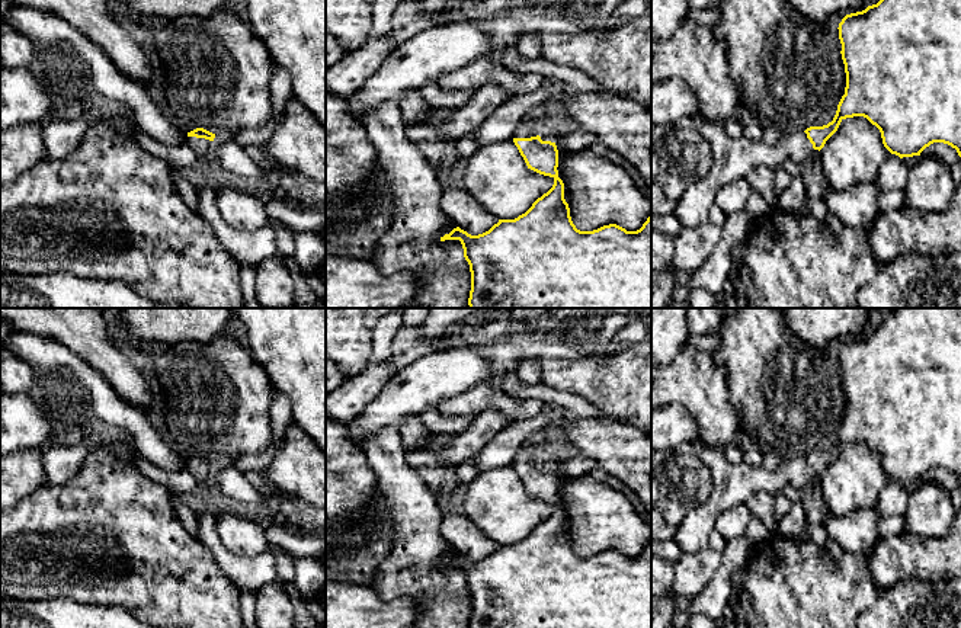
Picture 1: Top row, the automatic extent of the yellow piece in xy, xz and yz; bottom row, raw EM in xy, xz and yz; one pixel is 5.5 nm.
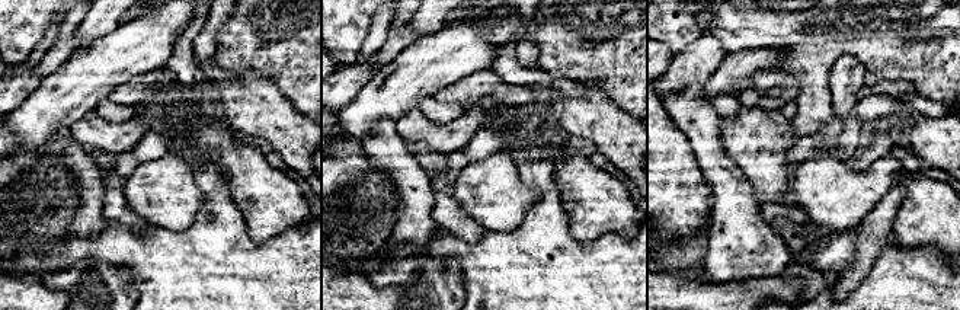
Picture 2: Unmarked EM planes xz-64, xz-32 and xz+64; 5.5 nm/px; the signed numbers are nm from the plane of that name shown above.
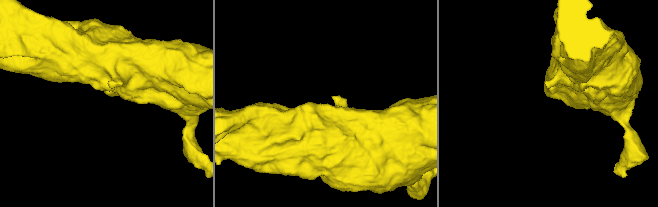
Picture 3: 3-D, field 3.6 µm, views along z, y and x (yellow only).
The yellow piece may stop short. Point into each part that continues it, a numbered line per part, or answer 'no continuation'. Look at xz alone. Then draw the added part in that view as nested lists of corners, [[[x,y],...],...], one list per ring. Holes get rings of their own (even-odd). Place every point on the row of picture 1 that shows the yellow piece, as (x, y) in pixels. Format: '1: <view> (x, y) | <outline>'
1: xz (528, 127) | [[[529,113],[519,122],[513,138],[531,138],[539,135],[539,125],[531,118]]]

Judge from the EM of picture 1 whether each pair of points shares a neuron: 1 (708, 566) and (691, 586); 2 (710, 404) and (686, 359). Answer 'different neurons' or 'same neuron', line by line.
1: same neuron
2: same neuron

